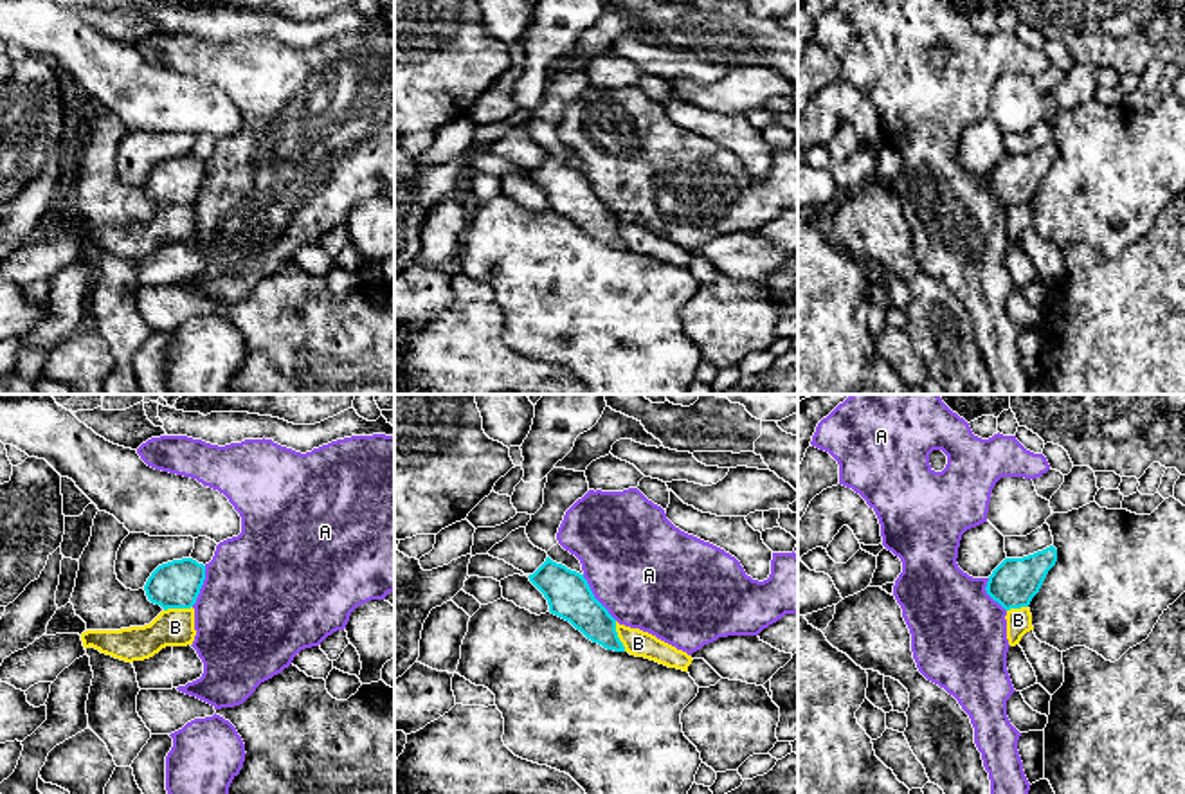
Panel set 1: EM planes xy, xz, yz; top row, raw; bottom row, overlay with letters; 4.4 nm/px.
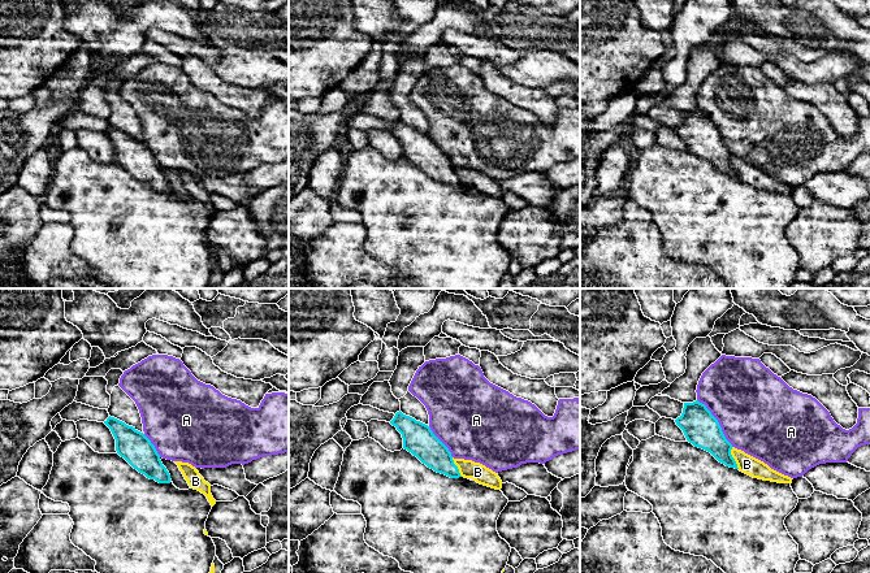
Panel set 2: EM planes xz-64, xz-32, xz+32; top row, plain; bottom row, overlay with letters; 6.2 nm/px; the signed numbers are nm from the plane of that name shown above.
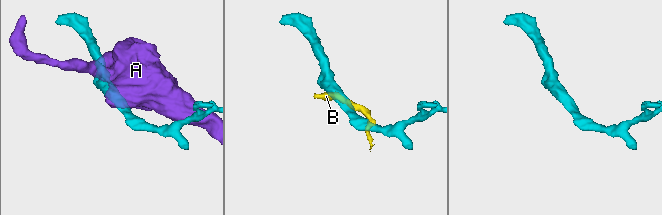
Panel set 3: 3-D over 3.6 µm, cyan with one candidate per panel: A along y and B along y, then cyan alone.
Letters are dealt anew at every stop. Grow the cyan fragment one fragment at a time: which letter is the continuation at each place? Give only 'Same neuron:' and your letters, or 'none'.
Same neuron: none

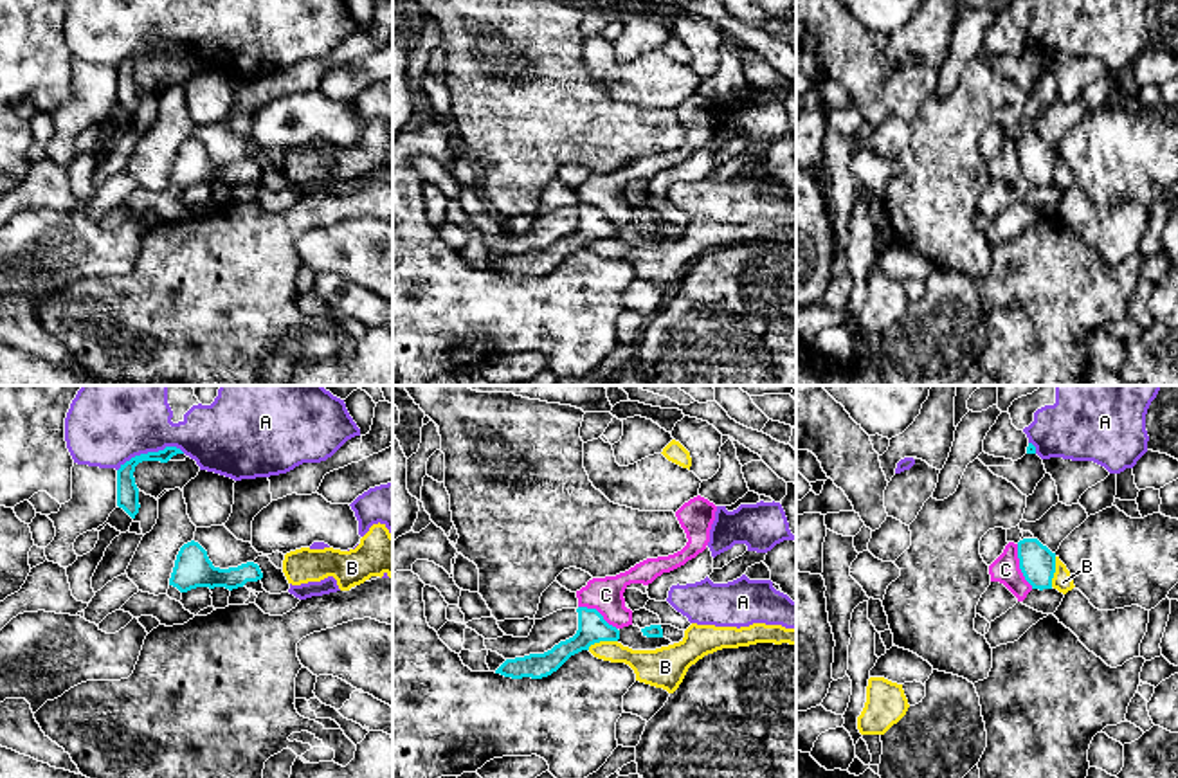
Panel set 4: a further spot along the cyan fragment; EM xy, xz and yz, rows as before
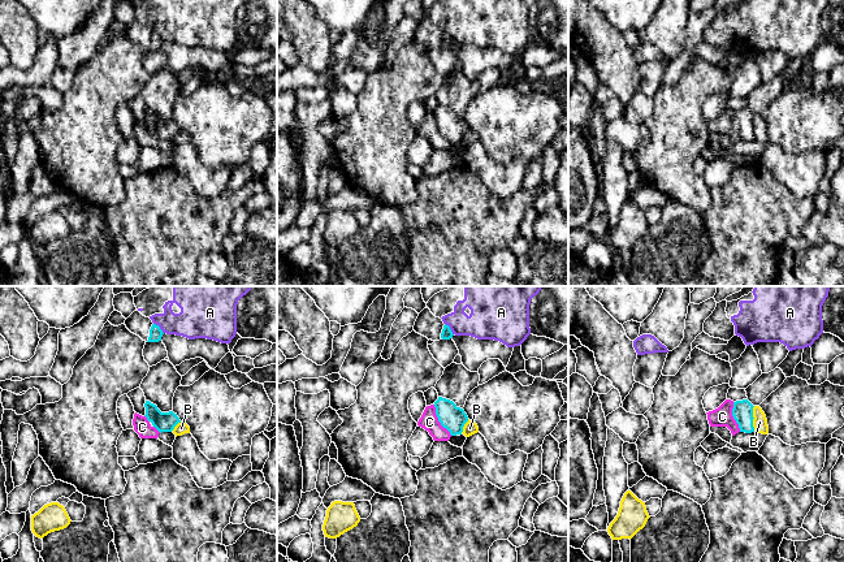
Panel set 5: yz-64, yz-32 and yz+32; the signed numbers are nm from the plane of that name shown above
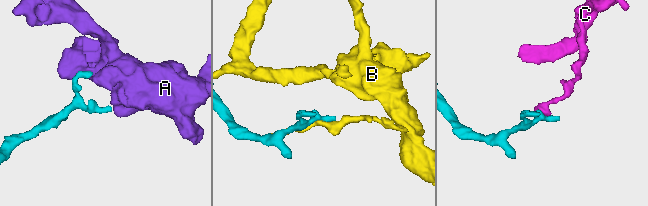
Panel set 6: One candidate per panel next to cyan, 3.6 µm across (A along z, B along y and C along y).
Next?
Same neuron: none

